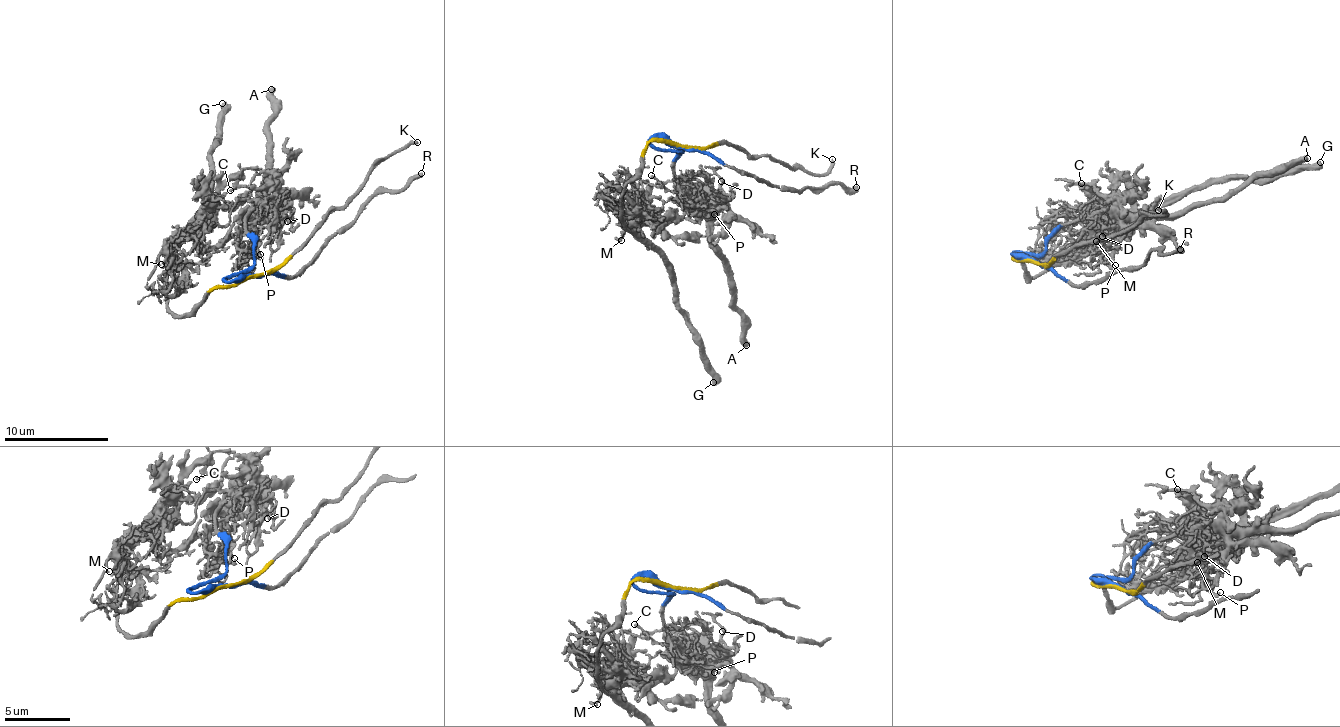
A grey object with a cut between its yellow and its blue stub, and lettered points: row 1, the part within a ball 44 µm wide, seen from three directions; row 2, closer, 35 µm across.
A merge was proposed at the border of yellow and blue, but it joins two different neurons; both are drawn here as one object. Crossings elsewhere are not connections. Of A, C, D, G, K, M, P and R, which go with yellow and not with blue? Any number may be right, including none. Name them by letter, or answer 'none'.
G, K, M

